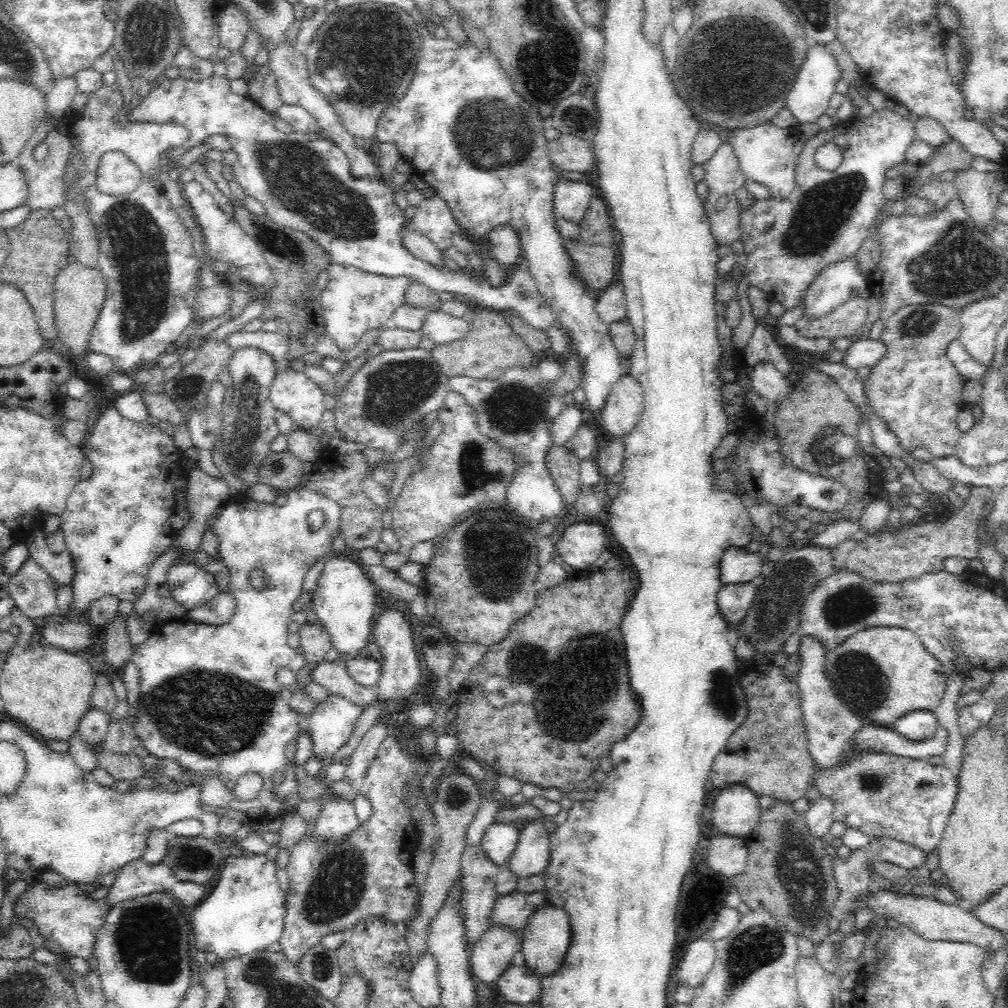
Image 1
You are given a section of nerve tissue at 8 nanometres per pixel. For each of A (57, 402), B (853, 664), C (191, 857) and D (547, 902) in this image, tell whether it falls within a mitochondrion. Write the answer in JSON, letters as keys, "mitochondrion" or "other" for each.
{"A":"other","B":"mitochondrion","C":"mitochondrion","D":"other"}

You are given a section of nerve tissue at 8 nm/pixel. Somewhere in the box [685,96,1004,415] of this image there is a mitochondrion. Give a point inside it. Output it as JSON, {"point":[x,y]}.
{"point":[956,263]}

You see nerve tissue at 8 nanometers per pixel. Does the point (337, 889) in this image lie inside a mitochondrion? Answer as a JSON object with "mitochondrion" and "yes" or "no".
{"mitochondrion":"yes"}

